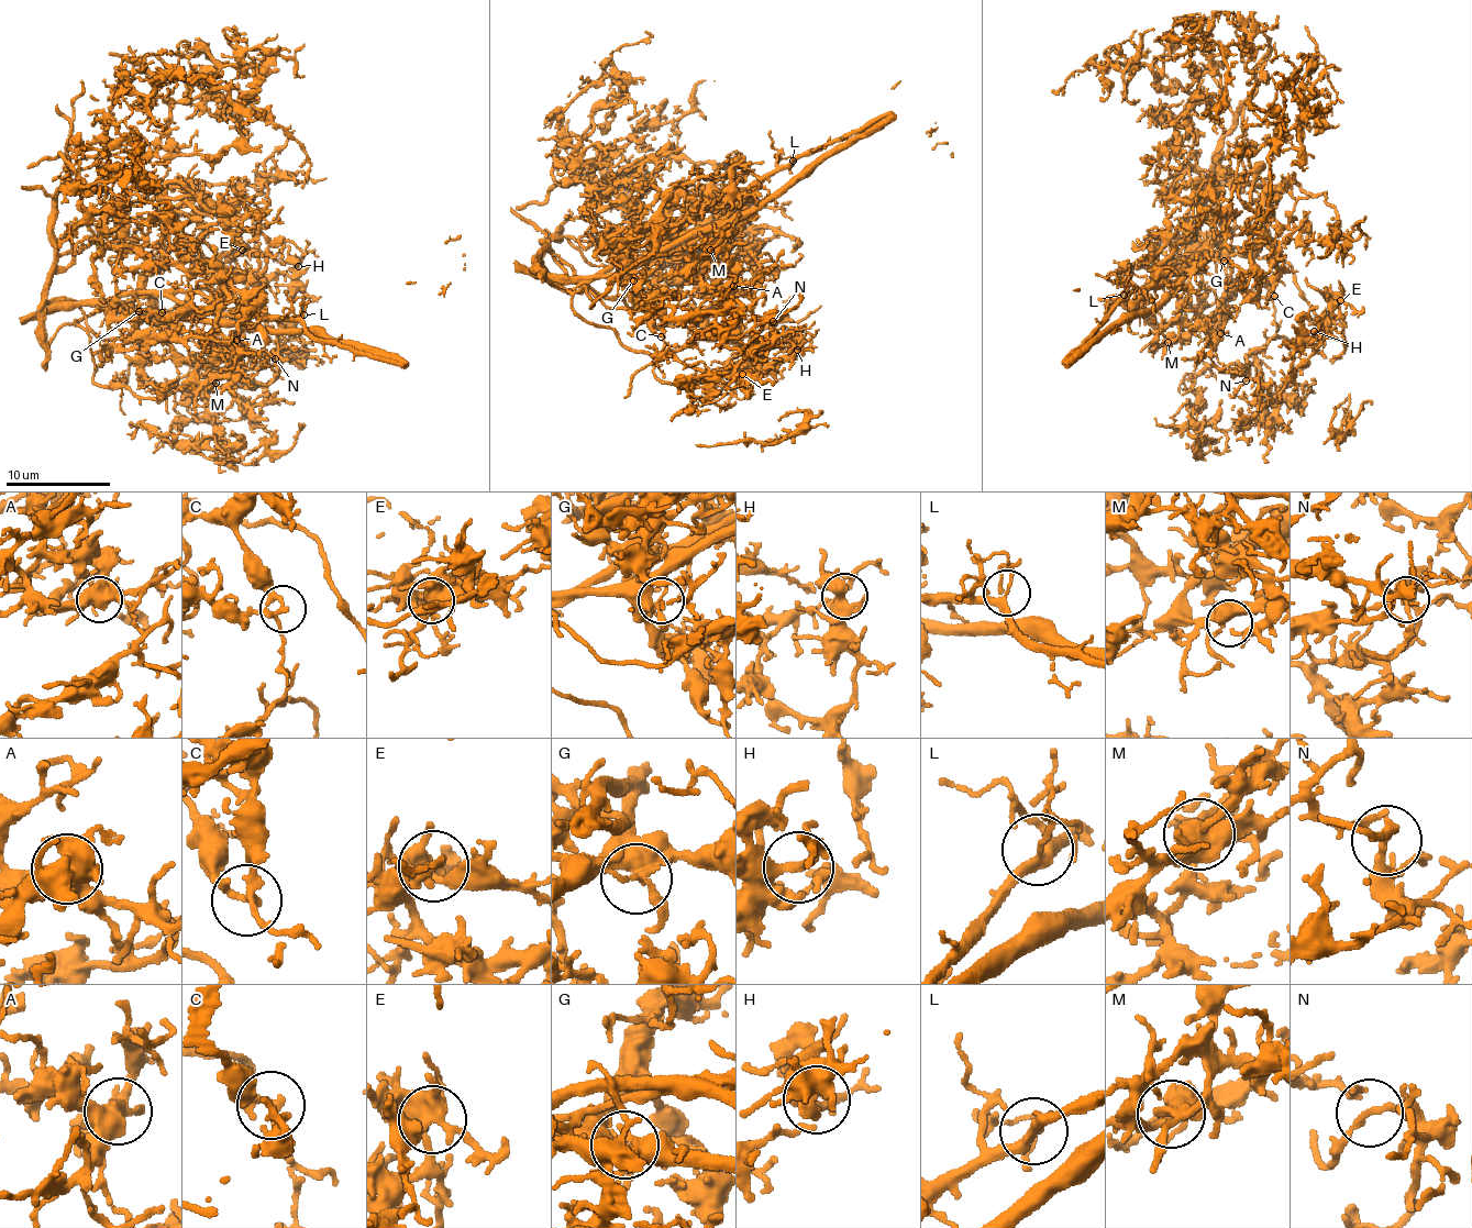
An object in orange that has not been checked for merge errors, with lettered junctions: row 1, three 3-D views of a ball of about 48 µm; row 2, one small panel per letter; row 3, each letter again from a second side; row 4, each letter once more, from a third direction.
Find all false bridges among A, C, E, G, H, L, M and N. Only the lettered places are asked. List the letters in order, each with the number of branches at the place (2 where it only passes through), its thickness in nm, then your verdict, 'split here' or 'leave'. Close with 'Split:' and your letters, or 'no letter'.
A: 3 branches meet; 480 nm thick; leave
C: 3 branches meet; 200 nm thick; split here
E: 4 branches meet; 360 nm thick; leave
G: 2 branches meet; 340 nm thick; split here
H: 3 branches meet; 220 nm thick; leave
L: 3 branches meet; 240 nm thick; leave
M: 3 branches meet; 500 nm thick; leave
N: 4 branches meet; 170 nm thick; leave
Split: C, G

